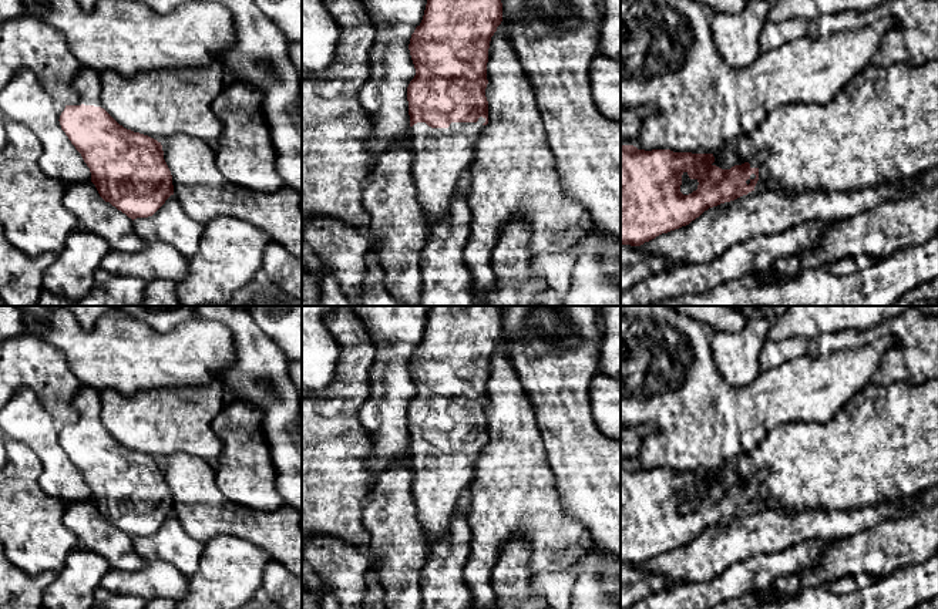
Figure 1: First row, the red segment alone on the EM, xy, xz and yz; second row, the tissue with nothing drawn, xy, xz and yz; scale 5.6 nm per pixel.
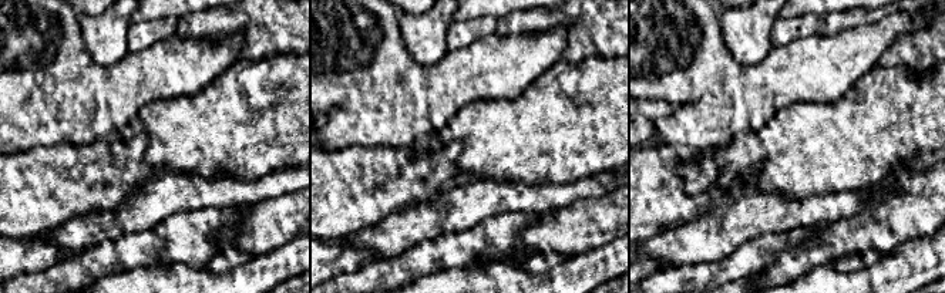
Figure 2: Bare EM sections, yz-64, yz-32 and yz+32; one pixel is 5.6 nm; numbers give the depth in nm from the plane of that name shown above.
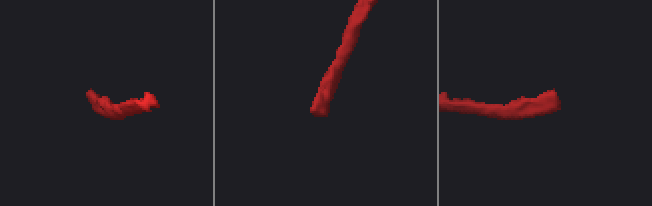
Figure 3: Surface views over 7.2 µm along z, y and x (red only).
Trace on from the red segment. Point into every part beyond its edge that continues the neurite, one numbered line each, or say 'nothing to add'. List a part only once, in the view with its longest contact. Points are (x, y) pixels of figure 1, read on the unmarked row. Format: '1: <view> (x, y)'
1: xz (441, 475)

